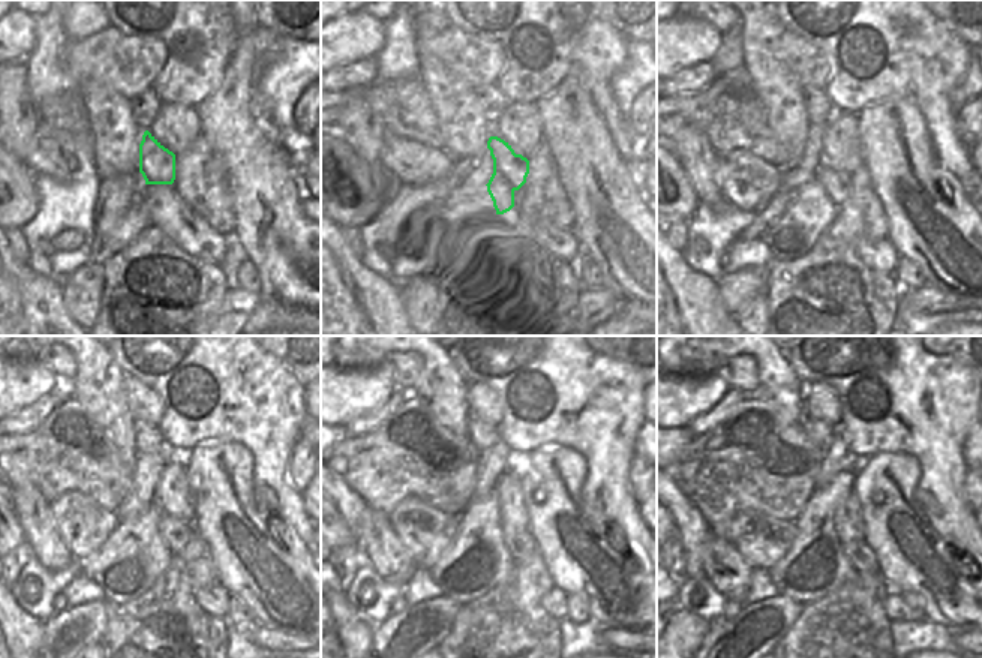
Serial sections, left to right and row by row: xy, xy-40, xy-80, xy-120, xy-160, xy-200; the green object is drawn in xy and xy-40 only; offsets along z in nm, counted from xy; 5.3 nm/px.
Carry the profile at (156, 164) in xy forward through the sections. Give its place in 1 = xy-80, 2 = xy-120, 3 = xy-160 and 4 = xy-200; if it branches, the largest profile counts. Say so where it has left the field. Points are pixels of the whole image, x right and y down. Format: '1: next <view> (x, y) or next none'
1: next xy-80 (837, 185)
2: next xy-120 (176, 534)
3: next xy-160 (519, 544)
4: next xy-200 (859, 555)

